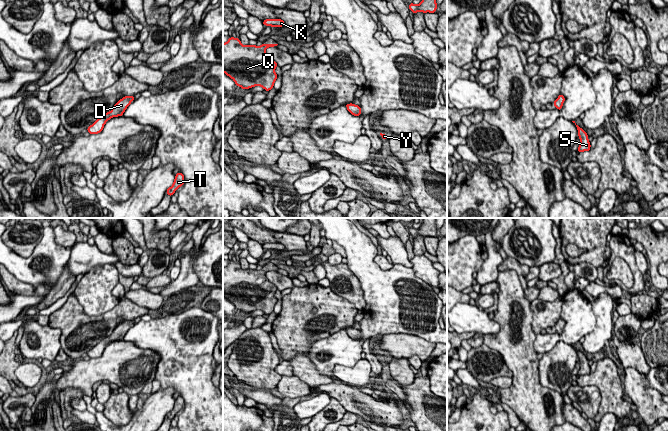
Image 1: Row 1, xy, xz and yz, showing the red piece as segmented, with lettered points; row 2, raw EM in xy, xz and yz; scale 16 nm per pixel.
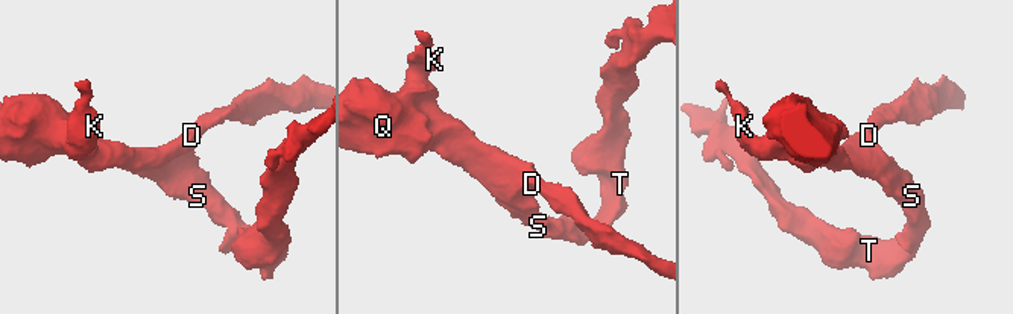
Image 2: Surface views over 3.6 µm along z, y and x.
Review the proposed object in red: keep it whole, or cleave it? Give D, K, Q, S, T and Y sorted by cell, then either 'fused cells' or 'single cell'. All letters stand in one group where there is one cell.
D K Q S T Y | single cell

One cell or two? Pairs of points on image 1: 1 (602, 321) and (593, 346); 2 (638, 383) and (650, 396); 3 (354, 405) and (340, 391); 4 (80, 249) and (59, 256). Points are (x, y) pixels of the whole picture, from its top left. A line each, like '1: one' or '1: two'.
1: one
2: one
3: one
4: two

